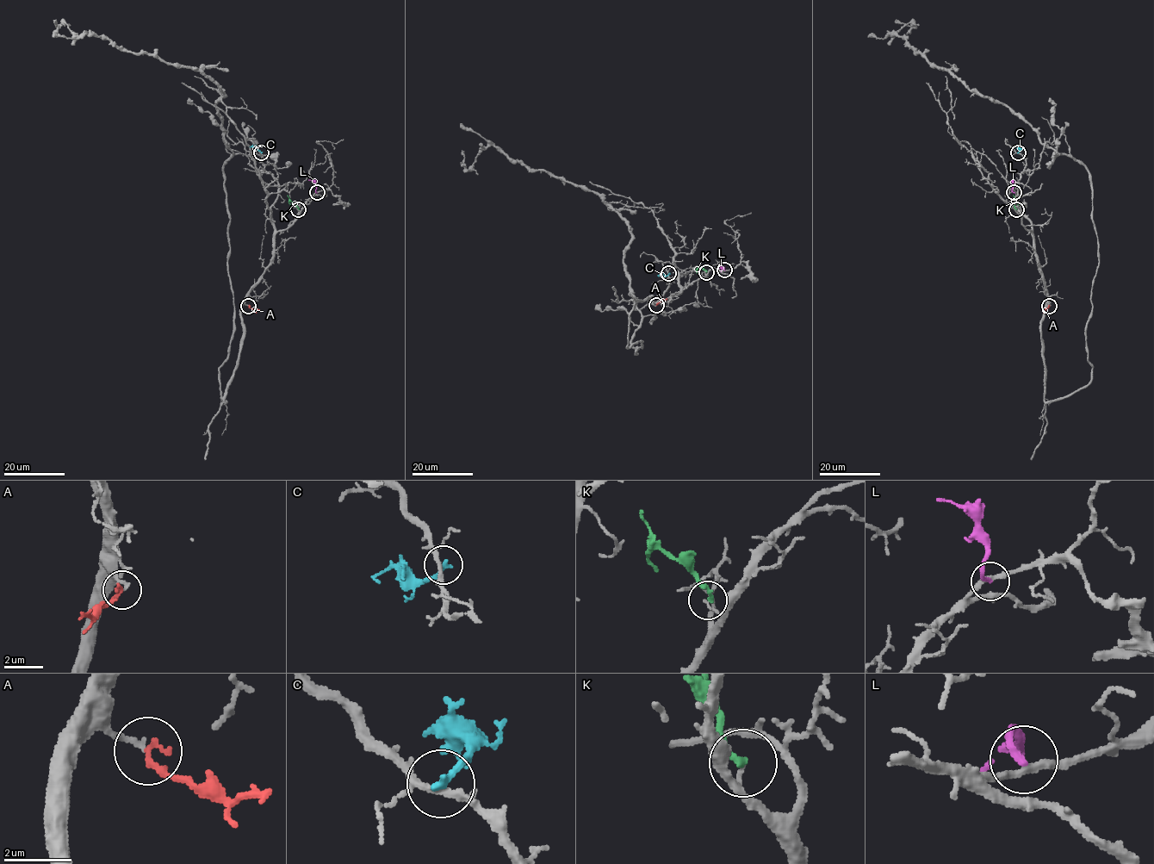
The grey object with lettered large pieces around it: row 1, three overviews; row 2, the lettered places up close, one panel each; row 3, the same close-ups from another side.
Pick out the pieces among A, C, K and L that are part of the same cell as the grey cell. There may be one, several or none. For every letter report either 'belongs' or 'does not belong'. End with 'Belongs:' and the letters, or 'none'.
A: belongs
C: does not belong
K: does not belong
L: does not belong
Belongs: A

